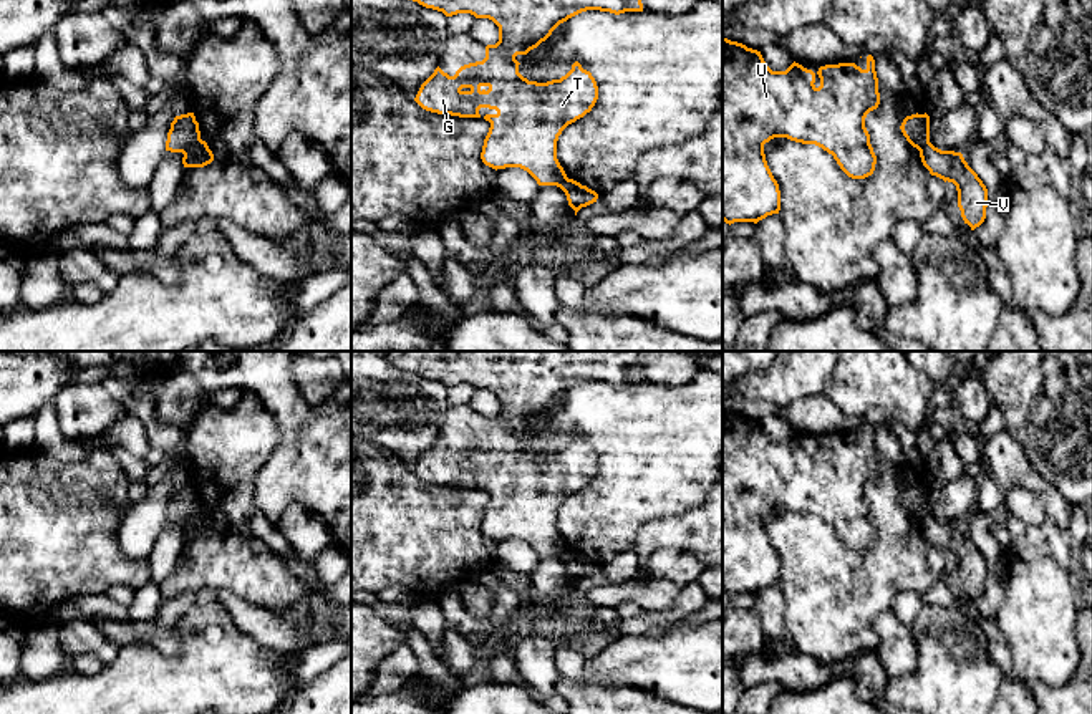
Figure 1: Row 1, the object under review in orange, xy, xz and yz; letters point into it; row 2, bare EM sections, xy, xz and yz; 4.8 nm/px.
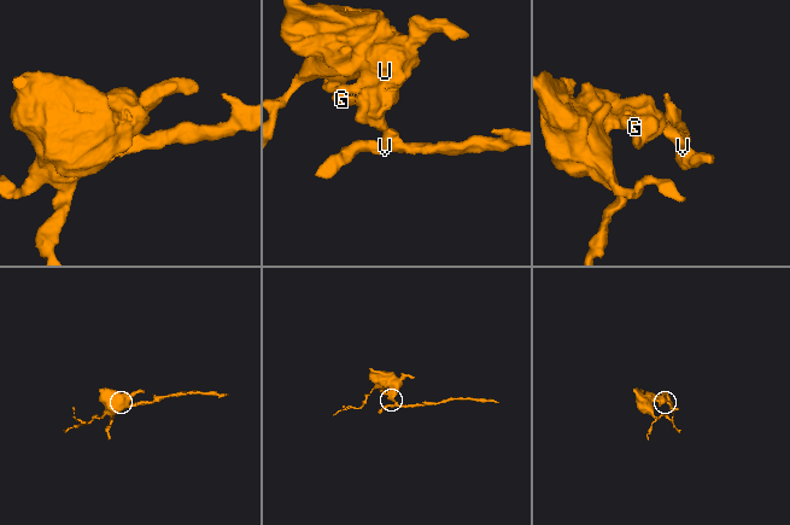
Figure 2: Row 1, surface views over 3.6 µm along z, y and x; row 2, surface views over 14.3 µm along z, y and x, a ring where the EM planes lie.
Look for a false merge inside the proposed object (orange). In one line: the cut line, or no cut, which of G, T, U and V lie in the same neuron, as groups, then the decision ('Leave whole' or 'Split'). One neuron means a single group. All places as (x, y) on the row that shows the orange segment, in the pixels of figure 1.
Split along xy (199, 138), (184, 154). Groups: G T U / V. Split

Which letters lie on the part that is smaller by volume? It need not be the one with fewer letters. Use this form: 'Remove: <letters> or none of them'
Remove: V

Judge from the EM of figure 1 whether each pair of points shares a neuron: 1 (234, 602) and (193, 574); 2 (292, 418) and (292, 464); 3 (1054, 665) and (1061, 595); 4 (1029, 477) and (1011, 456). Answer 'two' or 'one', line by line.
1: two
2: one
3: one
4: one

